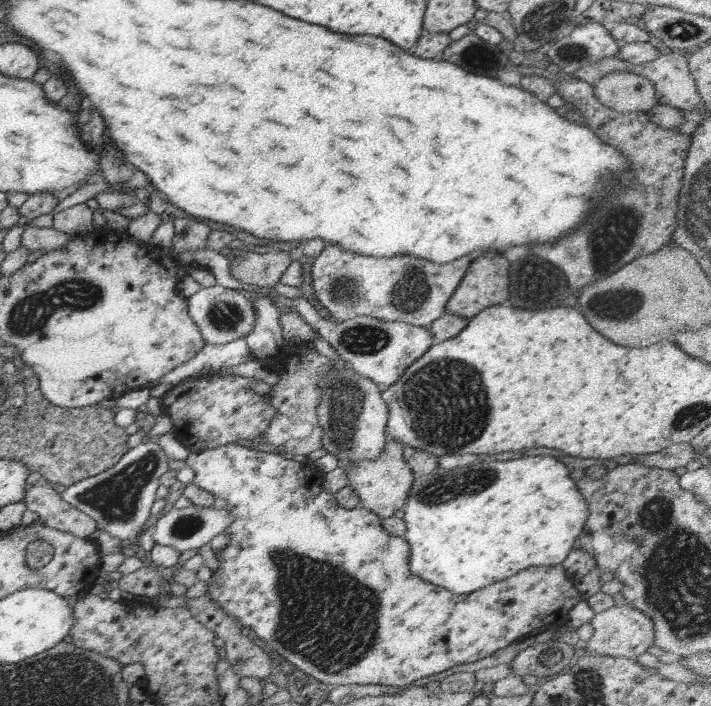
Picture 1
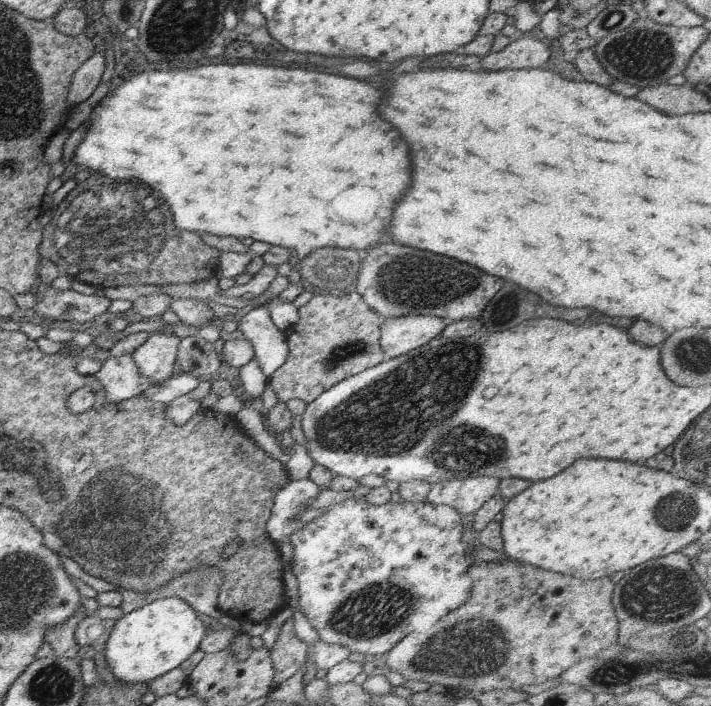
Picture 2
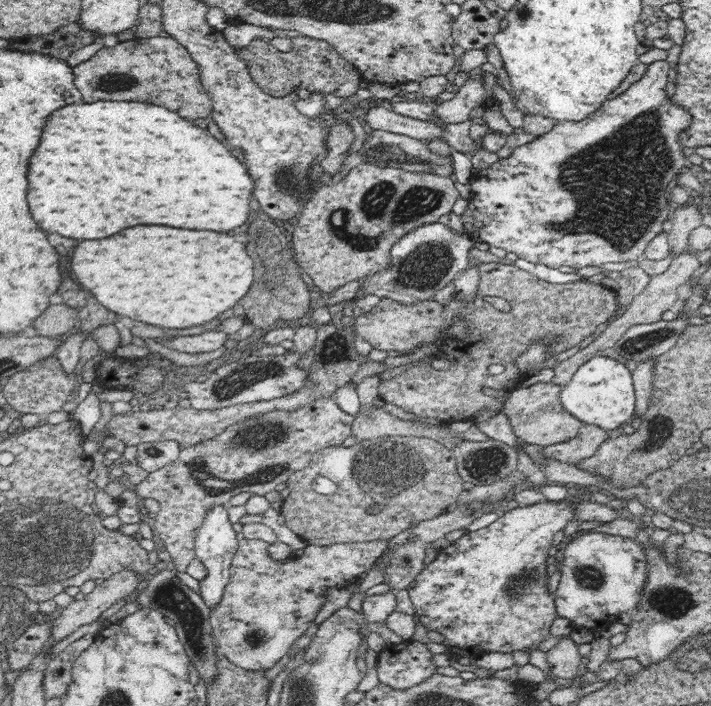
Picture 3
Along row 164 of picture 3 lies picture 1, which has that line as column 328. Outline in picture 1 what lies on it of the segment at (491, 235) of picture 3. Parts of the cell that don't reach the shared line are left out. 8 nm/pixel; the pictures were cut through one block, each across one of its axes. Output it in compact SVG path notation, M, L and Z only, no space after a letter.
M230 443L216 448L205 448L203 451L190 453L185 460L187 466L194 470L194 480L198 488L207 490L214 496L216 503L224 504L231 516L230 524L226 527L226 534L230 536L228 544L222 550L215 553L220 566L209 578L206 598L216 604L229 617L234 619L241 628L251 628L258 638L268 640L269 648L275 650L298 668L320 682L333 685L341 684L385 684L402 688L416 680L440 674L444 670L450 670L454 666L470 664L476 660L482 660L486 656L492 656L496 650L506 648L508 644L530 636L540 628L560 628L568 624L568 612L580 600L572 577L564 570L562 565L557 567L530 567L515 574L512 578L486 586L482 590L470 594L452 594L448 590L436 588L434 584L428 584L420 580L410 570L411 546L404 537L389 534L382 527L381 518L370 509L362 506L353 509L341 507L335 499L335 494L322 489L323 473L316 464L303 463L296 459L288 459L280 453L271 451L259 451L247 447L242 443Z

